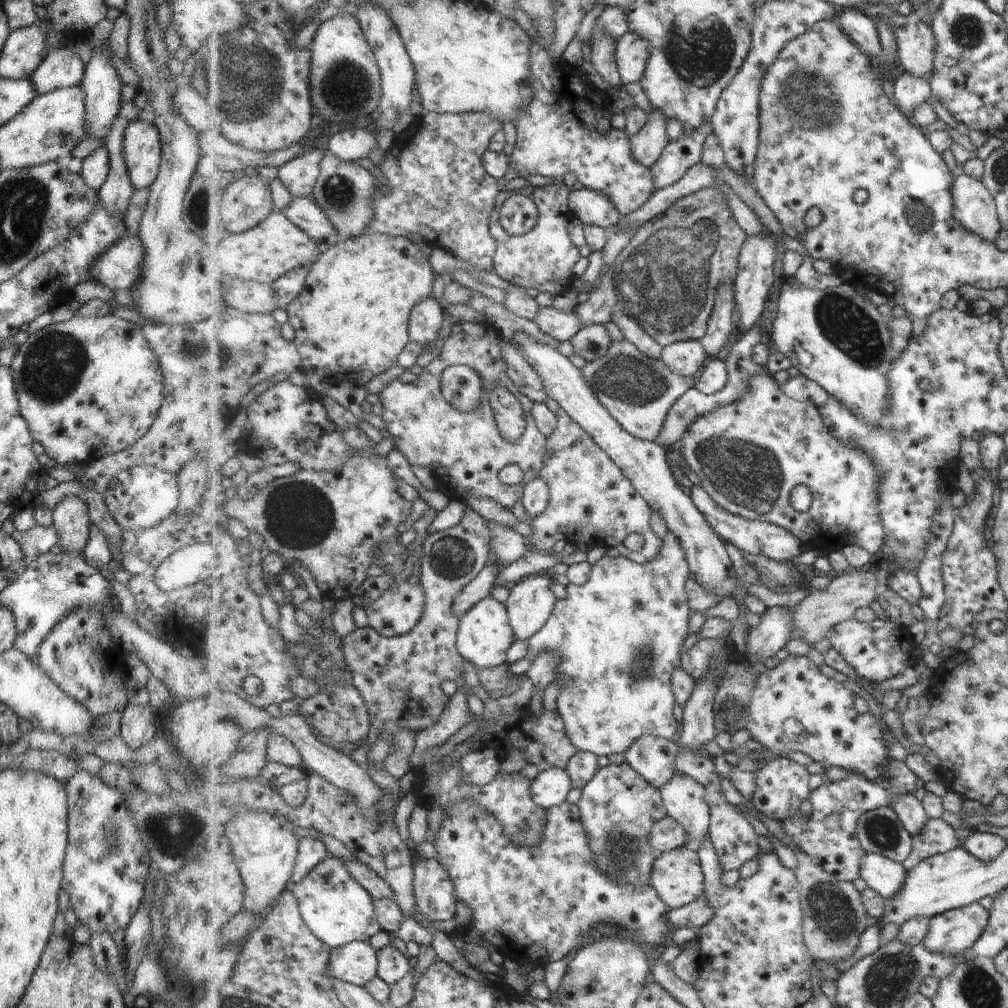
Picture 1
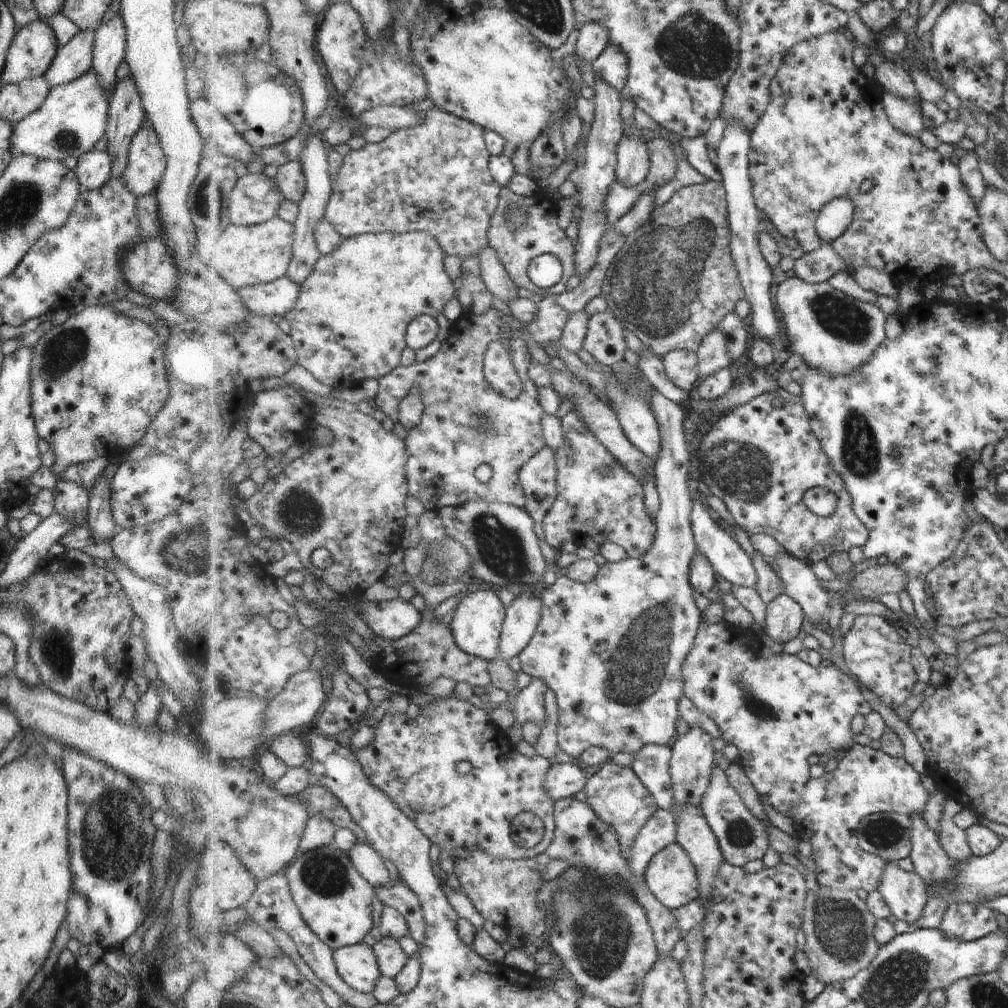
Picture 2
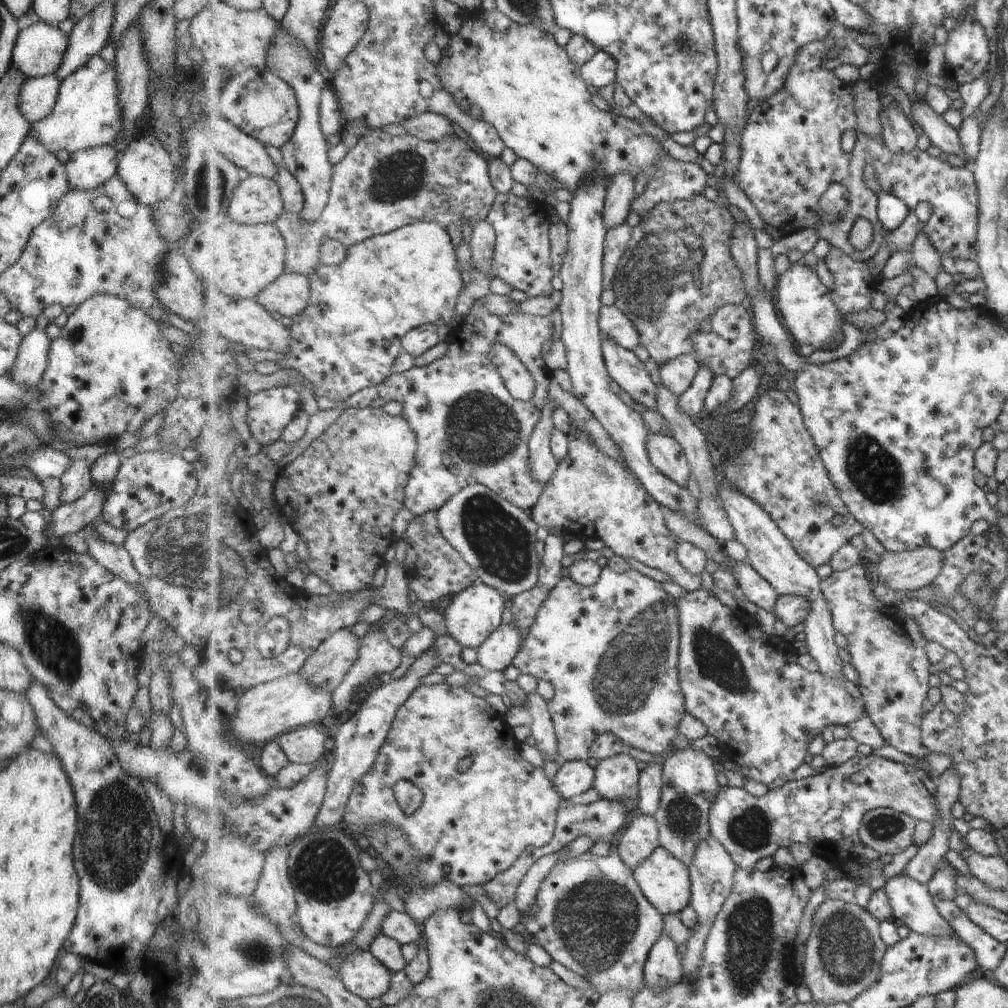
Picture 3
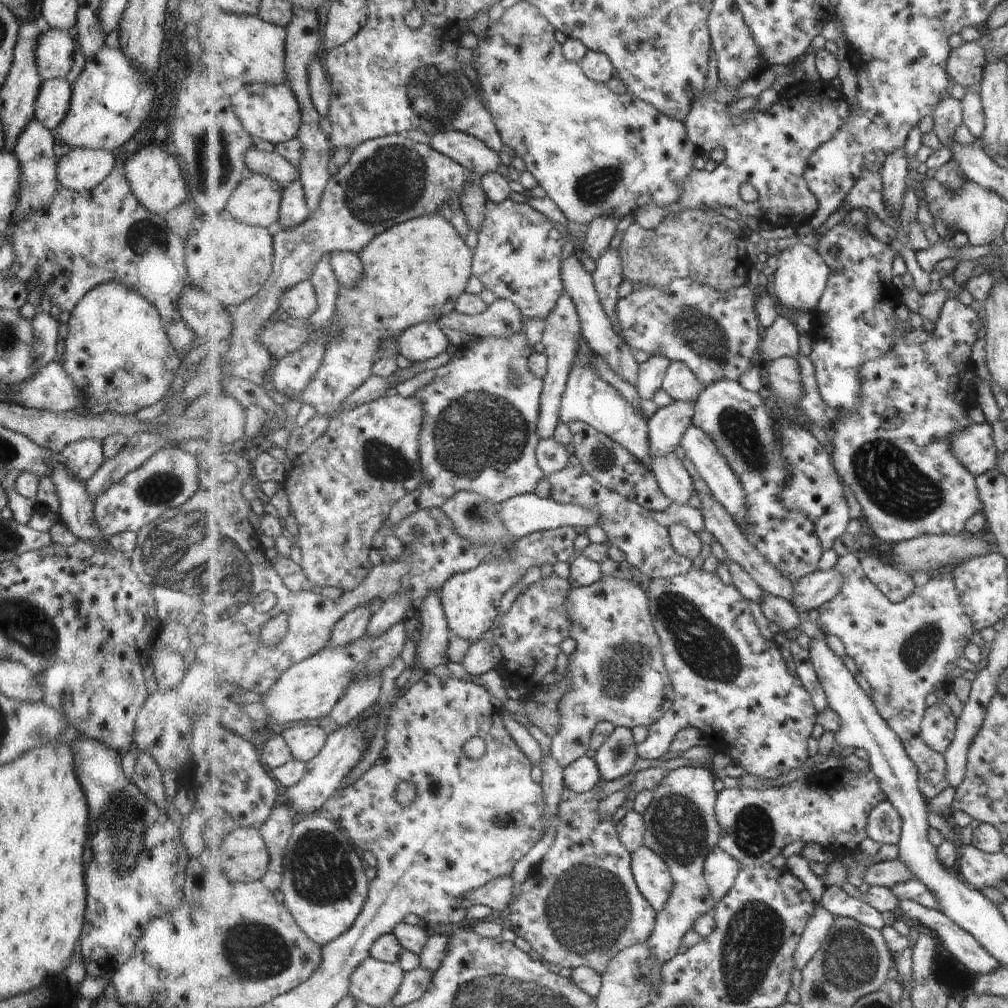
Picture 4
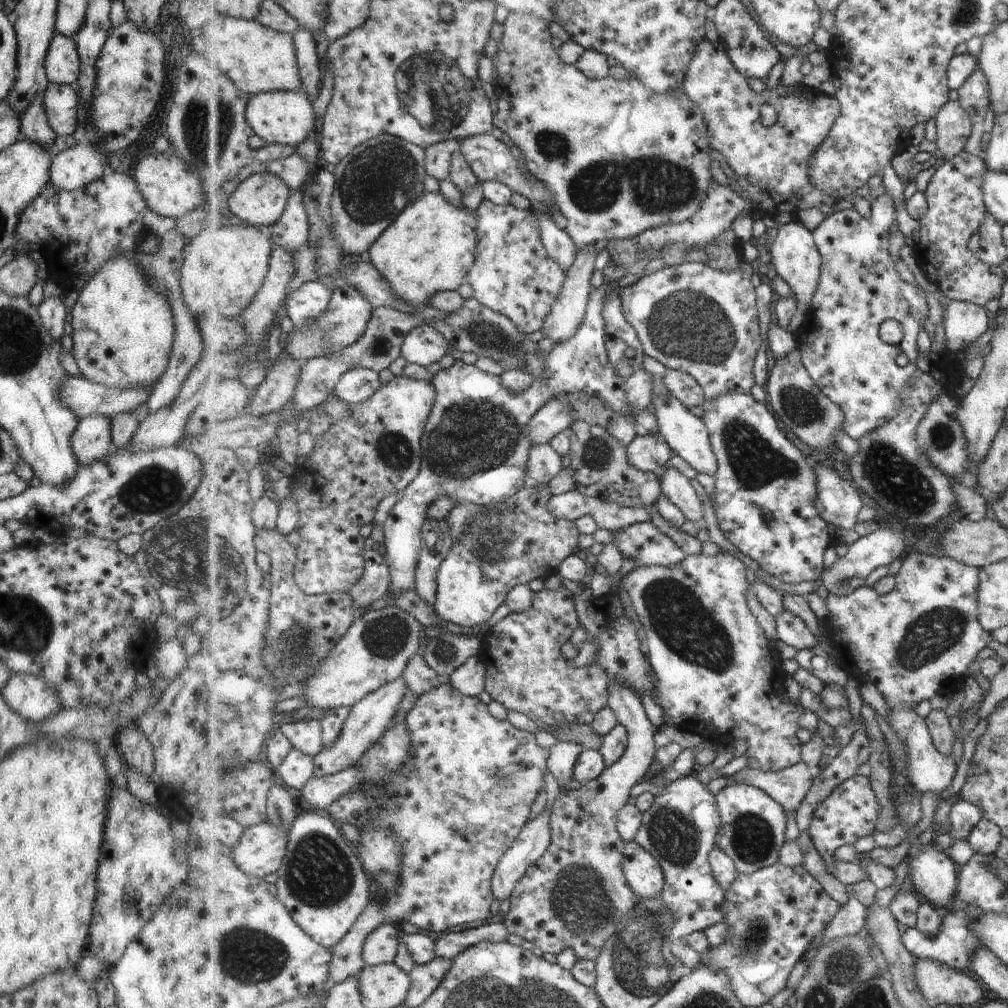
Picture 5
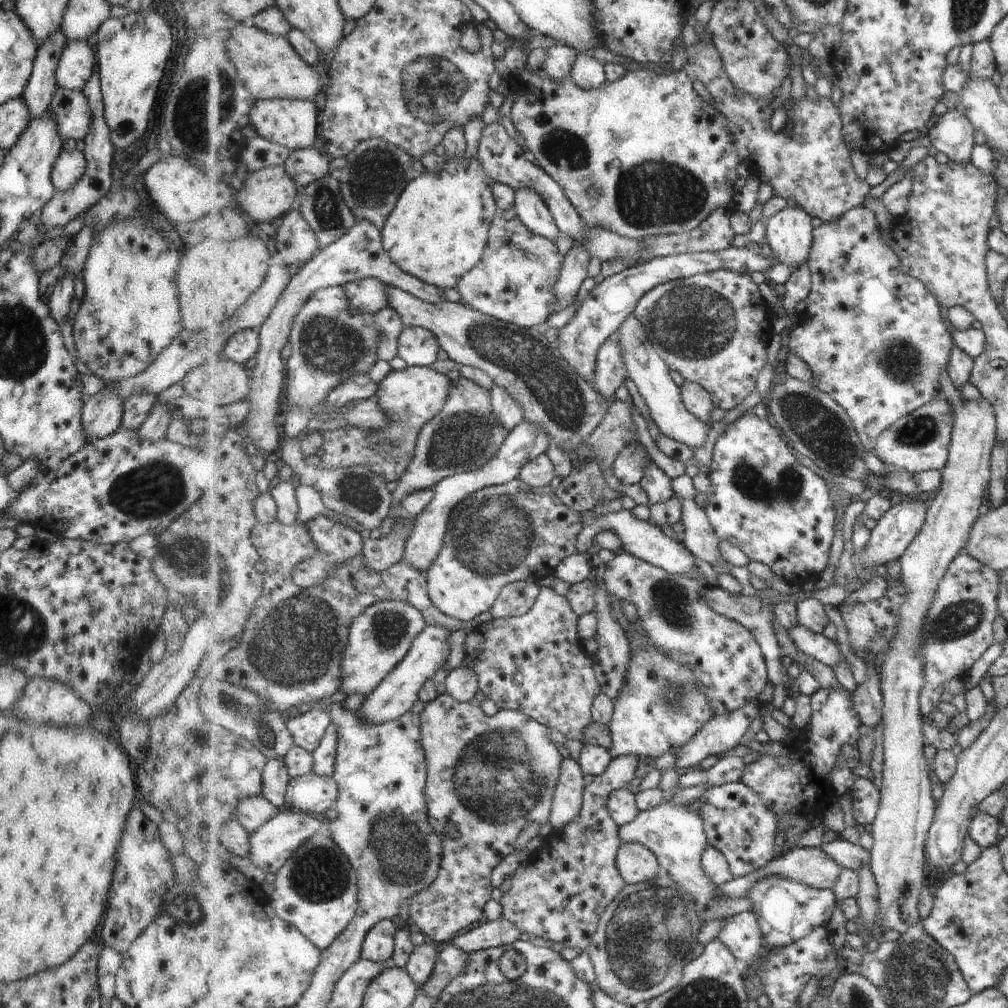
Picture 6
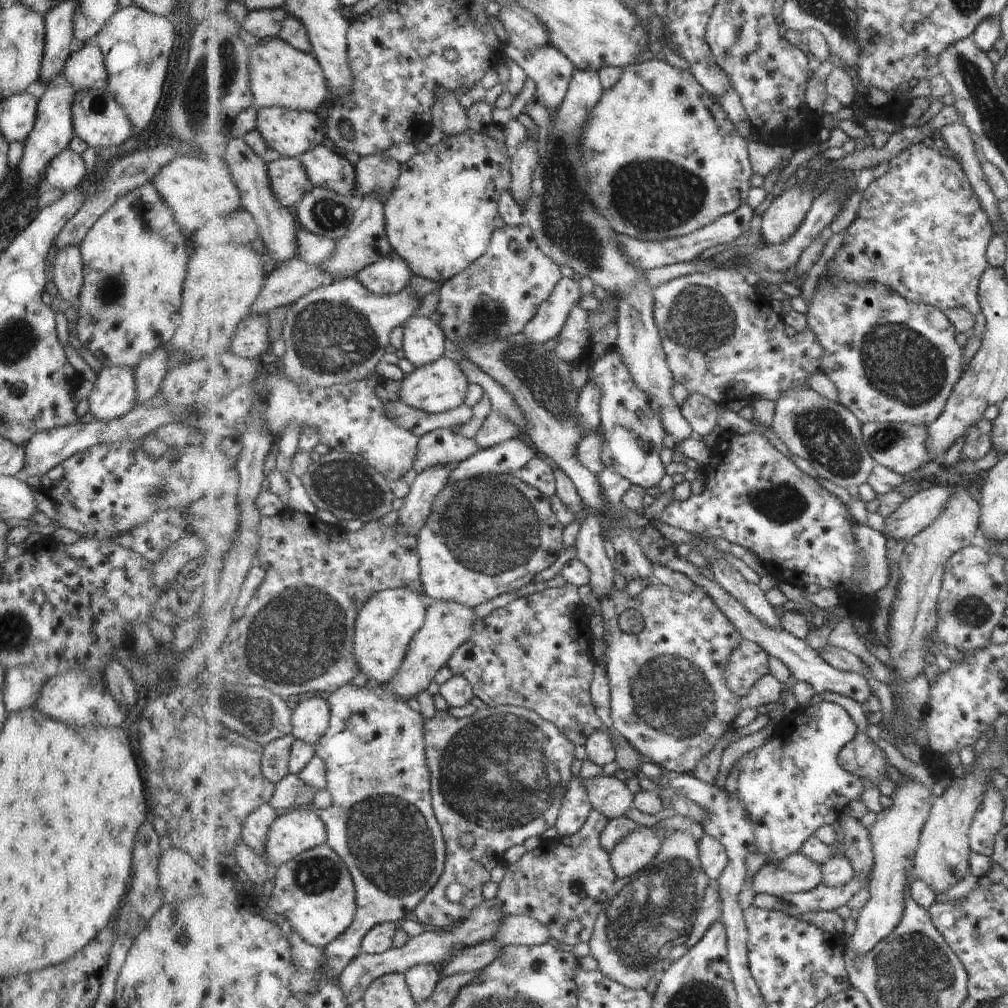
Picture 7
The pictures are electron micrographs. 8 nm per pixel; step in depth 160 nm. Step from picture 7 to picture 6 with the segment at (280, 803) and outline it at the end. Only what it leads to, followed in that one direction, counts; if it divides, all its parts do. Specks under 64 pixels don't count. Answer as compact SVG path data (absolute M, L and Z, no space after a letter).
M310 773L290 779L286 795L286 805L289 809L312 815L325 814L327 810L337 809L338 800L338 787L333 778Z

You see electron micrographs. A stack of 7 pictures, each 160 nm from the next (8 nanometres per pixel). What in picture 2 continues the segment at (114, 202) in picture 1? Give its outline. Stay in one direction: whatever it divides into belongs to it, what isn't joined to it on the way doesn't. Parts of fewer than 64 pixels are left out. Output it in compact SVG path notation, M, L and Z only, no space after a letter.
M132 76L117 79L109 99L107 128L104 132L107 156L111 158L109 177L122 177L129 142L144 119L141 98Z

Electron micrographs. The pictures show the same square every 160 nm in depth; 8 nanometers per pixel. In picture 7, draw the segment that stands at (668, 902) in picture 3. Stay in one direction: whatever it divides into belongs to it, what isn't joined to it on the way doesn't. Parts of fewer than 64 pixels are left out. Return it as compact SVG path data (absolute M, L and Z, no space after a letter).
M653 827L631 830L611 852L610 860L618 879L632 878L652 865L661 850L661 838Z

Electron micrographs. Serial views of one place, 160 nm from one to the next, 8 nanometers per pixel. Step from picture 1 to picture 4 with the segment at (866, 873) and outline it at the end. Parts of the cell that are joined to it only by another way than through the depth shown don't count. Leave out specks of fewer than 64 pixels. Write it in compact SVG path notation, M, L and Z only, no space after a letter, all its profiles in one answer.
M899 897L898 900L900 902L898 908L906 920L911 920L917 926L929 928L931 932L937 934L945 950L973 973L986 975L999 968L999 961L979 942L979 939L959 926L959 923L953 922L943 911L927 908L923 903L908 898Z

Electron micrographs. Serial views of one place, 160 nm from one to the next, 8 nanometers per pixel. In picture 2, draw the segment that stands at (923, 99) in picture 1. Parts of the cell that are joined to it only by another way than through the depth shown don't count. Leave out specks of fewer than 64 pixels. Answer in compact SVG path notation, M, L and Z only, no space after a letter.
M884 90L882 104L887 112L889 122L895 128L899 128L905 134L911 134L911 136L919 138L919 133L926 127L924 126L921 108L919 108L917 102L909 100L909 98L899 98L899 96Z

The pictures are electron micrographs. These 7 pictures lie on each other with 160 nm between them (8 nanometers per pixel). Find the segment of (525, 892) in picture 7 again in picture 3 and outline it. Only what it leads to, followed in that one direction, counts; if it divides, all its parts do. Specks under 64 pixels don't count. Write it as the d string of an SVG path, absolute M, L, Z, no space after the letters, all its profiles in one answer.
M613 847L606 856L585 853L573 858L571 848L561 850L562 857L541 885L535 904L520 918L531 934L532 944L541 945L553 960L588 978L594 988L605 993L625 989L635 997L645 987L644 974L651 949L664 933L664 918L641 890L634 872Z

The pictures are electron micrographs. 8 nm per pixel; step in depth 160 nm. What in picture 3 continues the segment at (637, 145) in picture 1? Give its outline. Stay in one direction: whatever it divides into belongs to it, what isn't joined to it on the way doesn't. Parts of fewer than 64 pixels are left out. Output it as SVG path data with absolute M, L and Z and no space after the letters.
M619 173L612 176L608 184L607 204L604 210L604 219L608 230L619 226L631 214L635 194L634 176L629 173Z

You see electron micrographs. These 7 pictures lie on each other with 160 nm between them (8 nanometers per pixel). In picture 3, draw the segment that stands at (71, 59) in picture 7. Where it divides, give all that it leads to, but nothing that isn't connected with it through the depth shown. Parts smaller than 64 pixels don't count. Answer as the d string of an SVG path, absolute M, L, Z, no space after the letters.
M34 18L29 25L17 33L12 50L11 68L18 70L25 79L52 74L60 65L67 43L68 35L59 30L56 25L50 25L39 18Z

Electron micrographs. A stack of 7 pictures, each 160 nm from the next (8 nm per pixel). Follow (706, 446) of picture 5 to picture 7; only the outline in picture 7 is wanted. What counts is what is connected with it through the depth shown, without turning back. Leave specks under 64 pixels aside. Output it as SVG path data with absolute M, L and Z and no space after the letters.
M576 70L565 101L548 131L541 167L533 174L531 196L525 202L527 206L522 209L525 224L533 230L535 242L538 242L543 254L547 254L557 266L569 267L573 272L591 278L608 294L613 292L621 298L618 321L615 323L618 327L615 347L623 354L623 360L627 362L637 386L661 406L661 419L667 433L676 443L681 443L694 437L695 430L683 417L682 408L671 394L676 381L667 363L662 335L655 320L656 288L649 284L645 268L633 266L633 260L627 256L629 252L625 252L619 242L619 232L589 198L593 180L587 172L581 146L587 120L591 120L591 114L601 101L603 92L598 72Z

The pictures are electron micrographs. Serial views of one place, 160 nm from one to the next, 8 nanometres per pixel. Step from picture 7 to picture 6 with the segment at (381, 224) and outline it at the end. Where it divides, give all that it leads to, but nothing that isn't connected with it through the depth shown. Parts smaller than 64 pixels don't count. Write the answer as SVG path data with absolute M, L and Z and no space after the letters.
M361 220L351 231L337 240L325 250L321 250L310 262L303 263L297 276L293 277L287 290L283 292L282 298L278 300L278 306L275 309L260 332L260 350L251 364L251 389L248 397L249 416L247 422L240 429L251 439L253 452L260 454L263 458L272 454L279 446L279 440L282 435L281 419L284 413L284 407L281 405L281 394L285 386L286 364L281 358L281 350L285 344L290 343L290 333L293 329L297 314L301 313L303 306L309 302L309 298L317 290L328 287L343 286L357 280L365 278L379 278L383 282L422 299L423 301L439 304L445 301L445 292L437 286L428 284L409 272L403 272L397 262L391 260L383 246L383 232L367 222Z

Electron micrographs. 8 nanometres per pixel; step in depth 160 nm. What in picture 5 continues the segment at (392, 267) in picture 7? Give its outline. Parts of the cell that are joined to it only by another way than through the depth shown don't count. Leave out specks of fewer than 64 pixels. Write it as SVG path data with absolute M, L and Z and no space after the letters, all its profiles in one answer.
M346 282L335 288L331 304L327 308L327 312L319 318L319 322L309 324L303 330L294 330L291 333L284 355L293 359L309 360L323 357L325 354L335 354L339 350L343 351L347 349L347 346L355 344L359 338L363 337L374 310L373 304L355 286Z

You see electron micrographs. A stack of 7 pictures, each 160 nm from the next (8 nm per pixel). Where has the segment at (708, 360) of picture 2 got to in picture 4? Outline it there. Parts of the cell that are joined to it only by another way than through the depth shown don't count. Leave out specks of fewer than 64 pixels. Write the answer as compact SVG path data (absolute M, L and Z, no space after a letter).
M674 401L658 409L648 420L650 459L676 452L683 435L695 424L696 402Z

